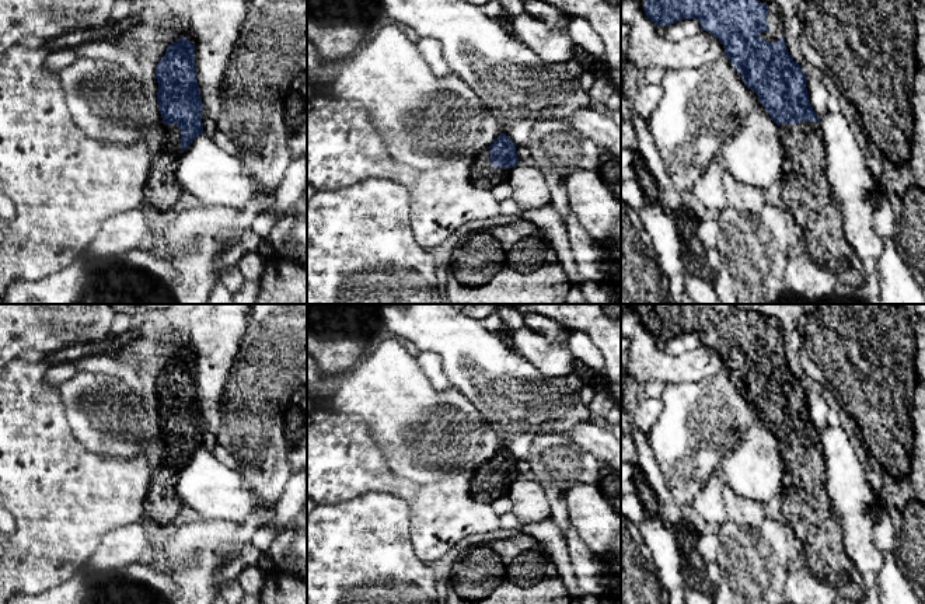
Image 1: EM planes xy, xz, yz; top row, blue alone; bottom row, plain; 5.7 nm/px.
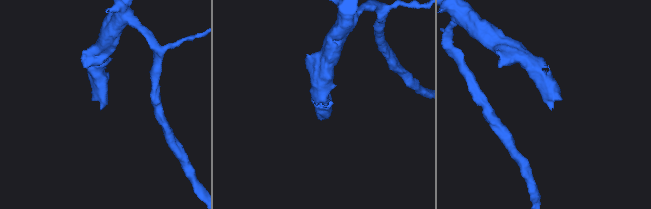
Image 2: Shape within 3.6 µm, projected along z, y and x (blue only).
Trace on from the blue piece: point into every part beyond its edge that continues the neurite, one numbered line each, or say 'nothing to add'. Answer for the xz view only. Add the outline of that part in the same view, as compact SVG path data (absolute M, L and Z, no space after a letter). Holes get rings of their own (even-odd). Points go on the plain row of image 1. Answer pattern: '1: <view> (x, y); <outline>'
1: xz (484, 489); M491 462L484 464L471 475L471 495L482 503L493 503L502 496L507 496L513 482L495 482L491 478Z

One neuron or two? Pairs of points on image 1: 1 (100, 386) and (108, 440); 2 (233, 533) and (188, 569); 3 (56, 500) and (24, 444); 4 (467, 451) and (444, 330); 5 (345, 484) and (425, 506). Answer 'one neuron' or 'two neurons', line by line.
1: one neuron
2: one neuron
3: one neuron
4: two neurons
5: one neuron

